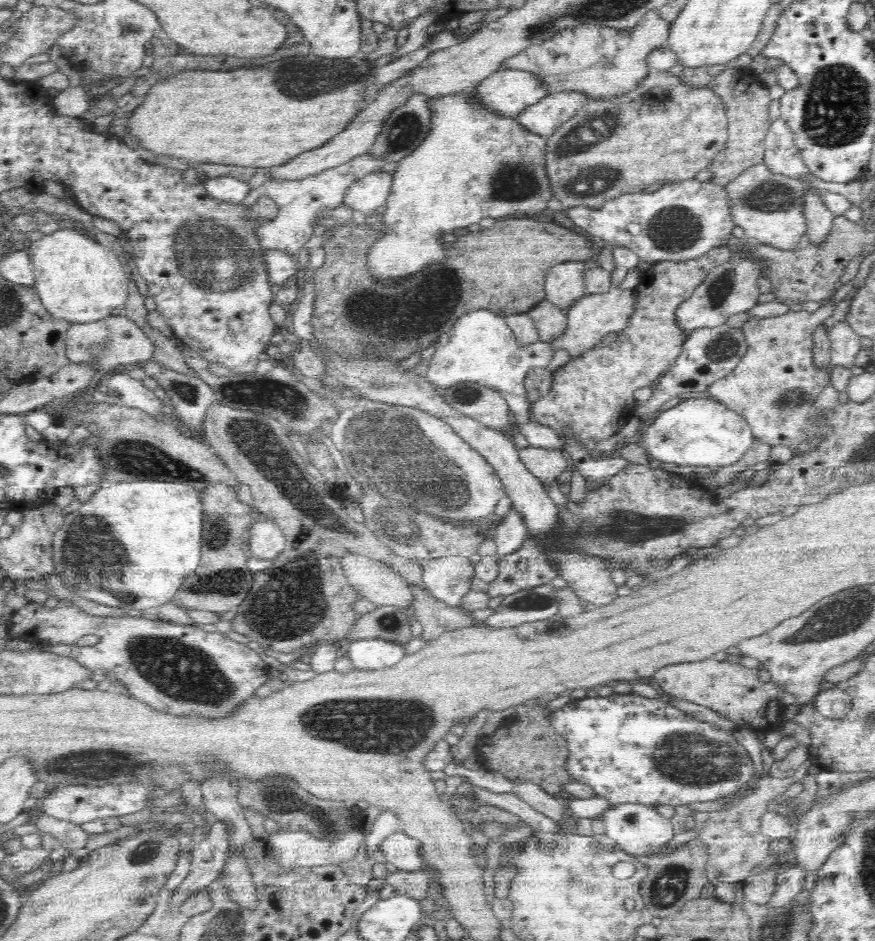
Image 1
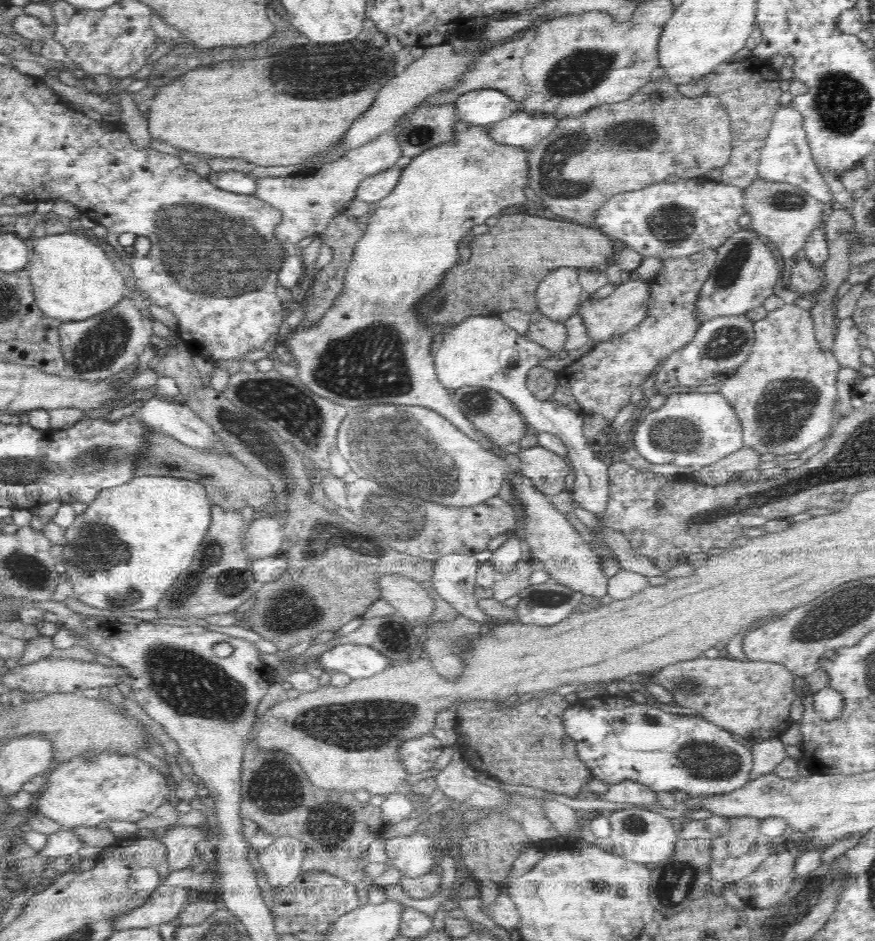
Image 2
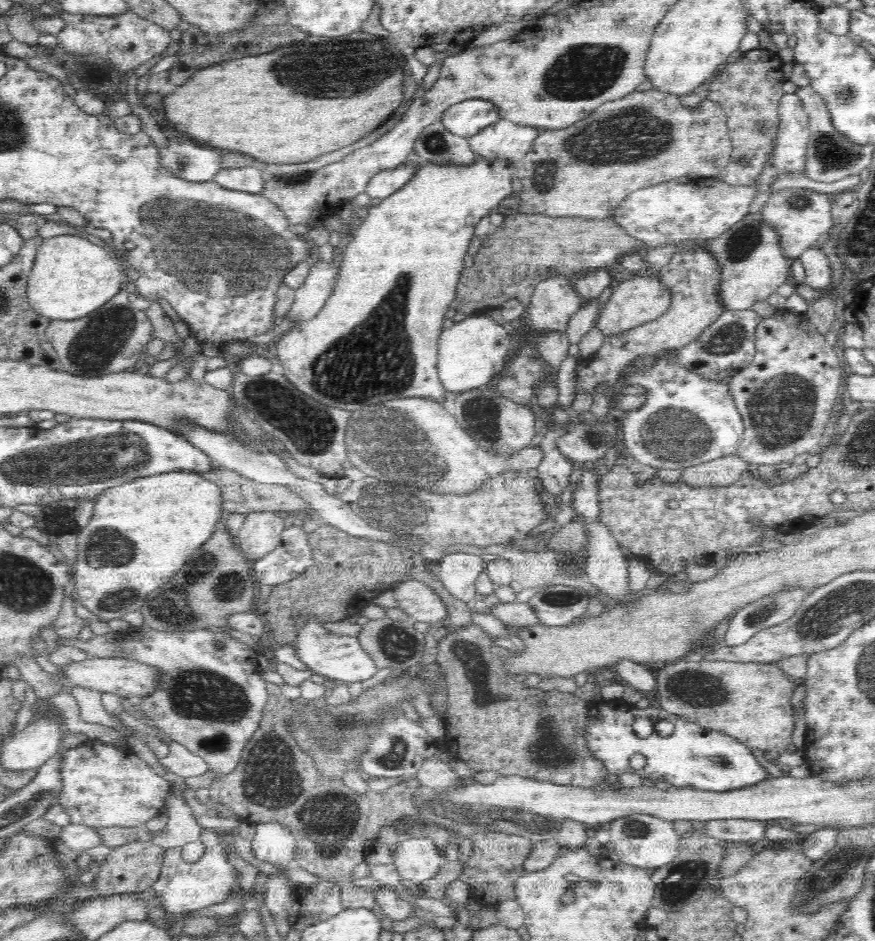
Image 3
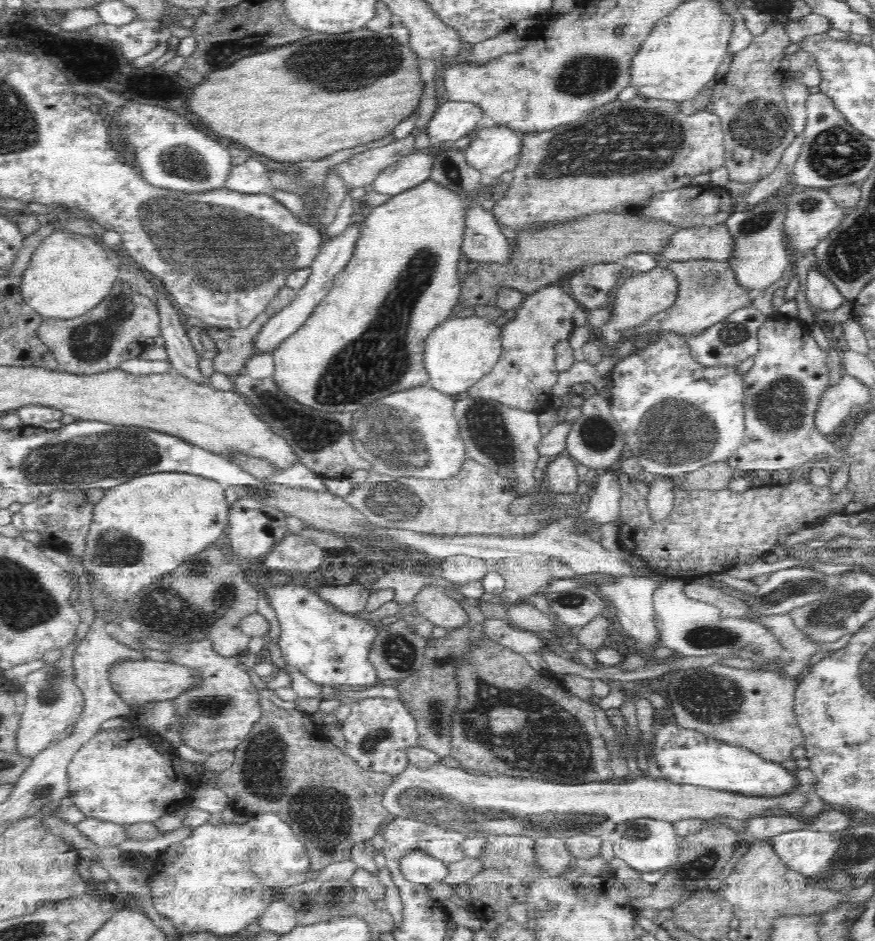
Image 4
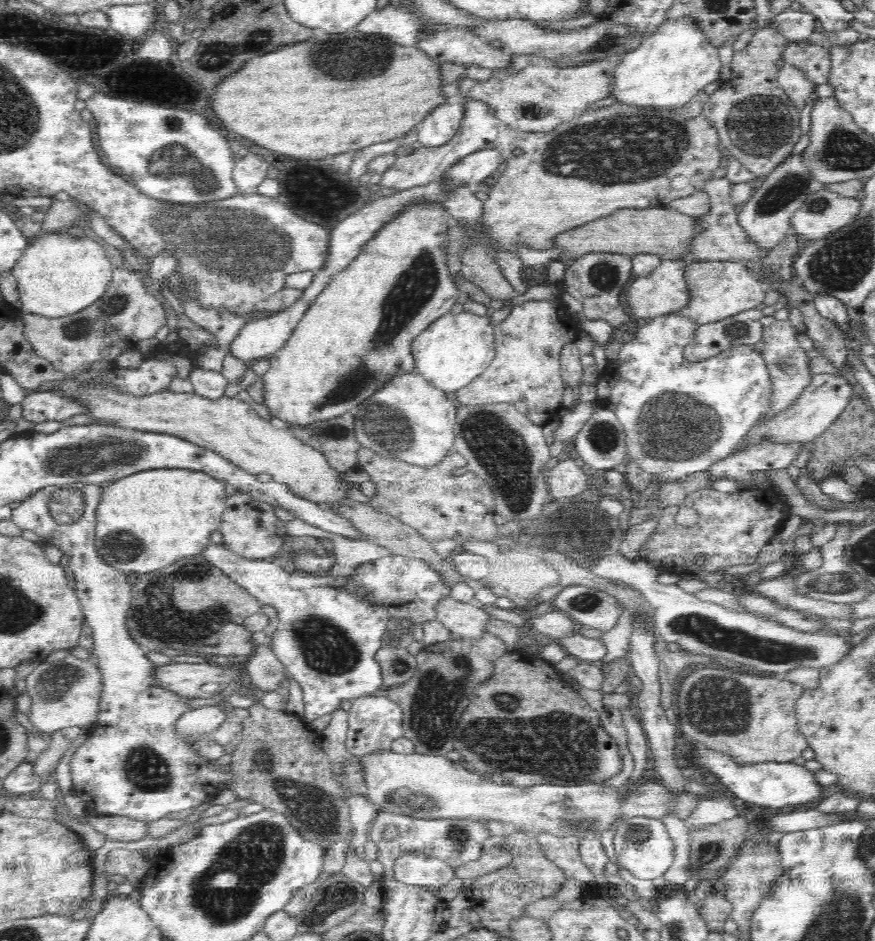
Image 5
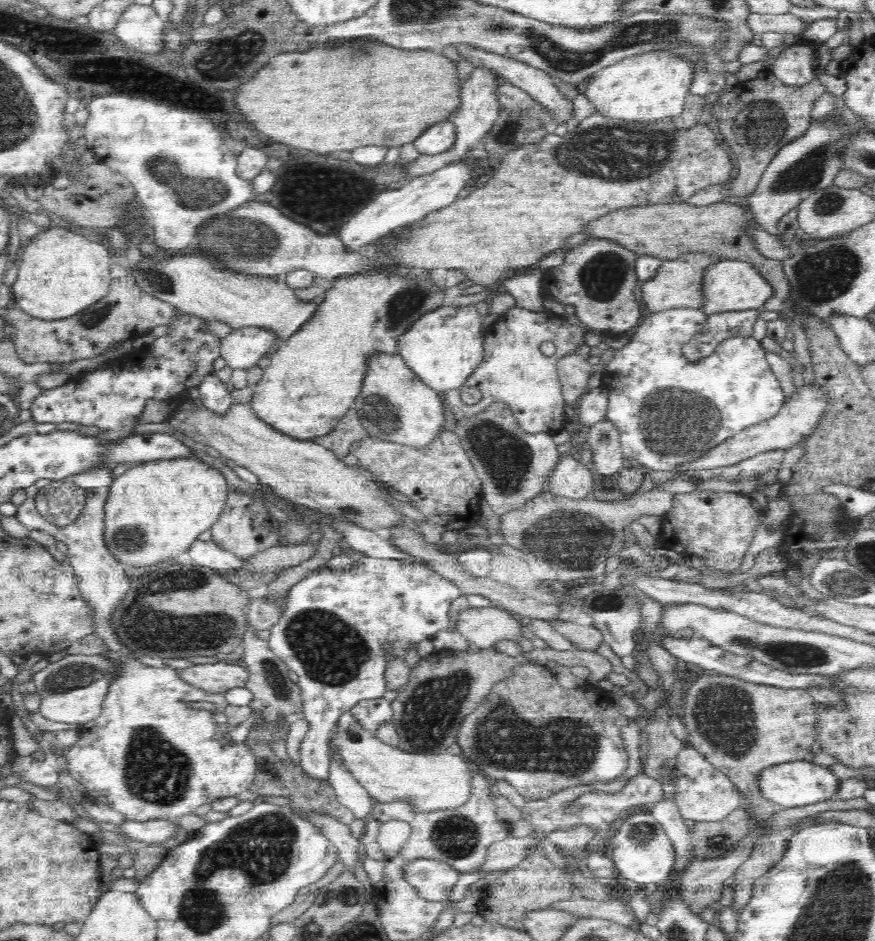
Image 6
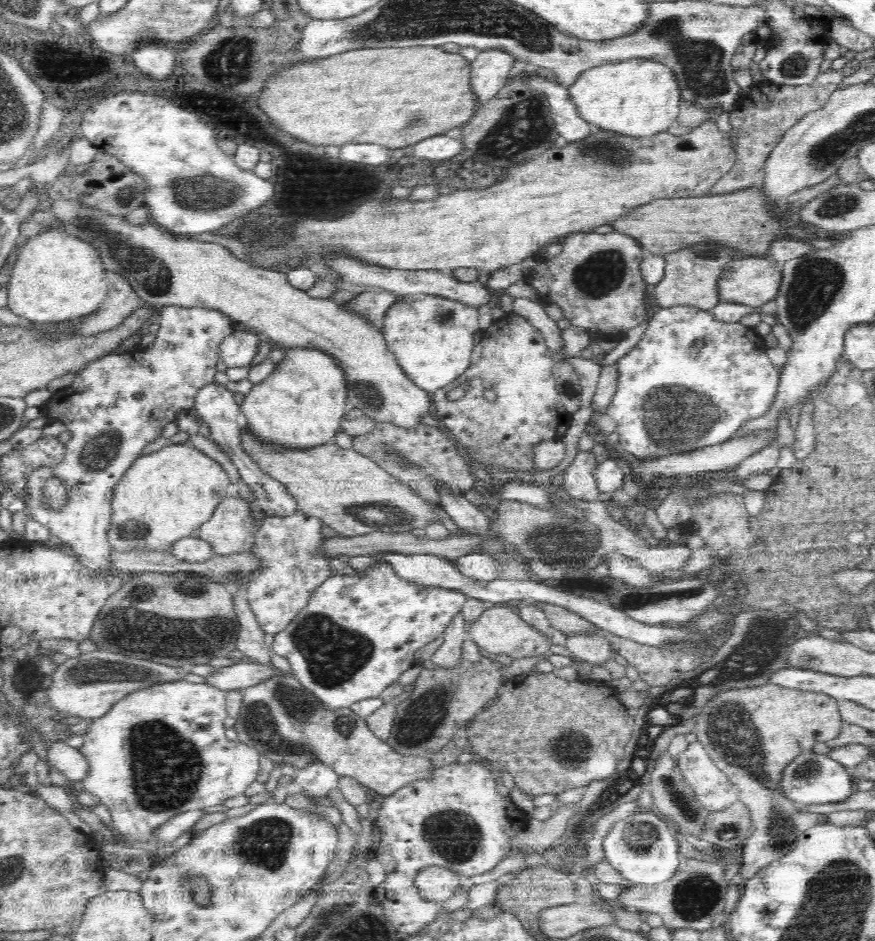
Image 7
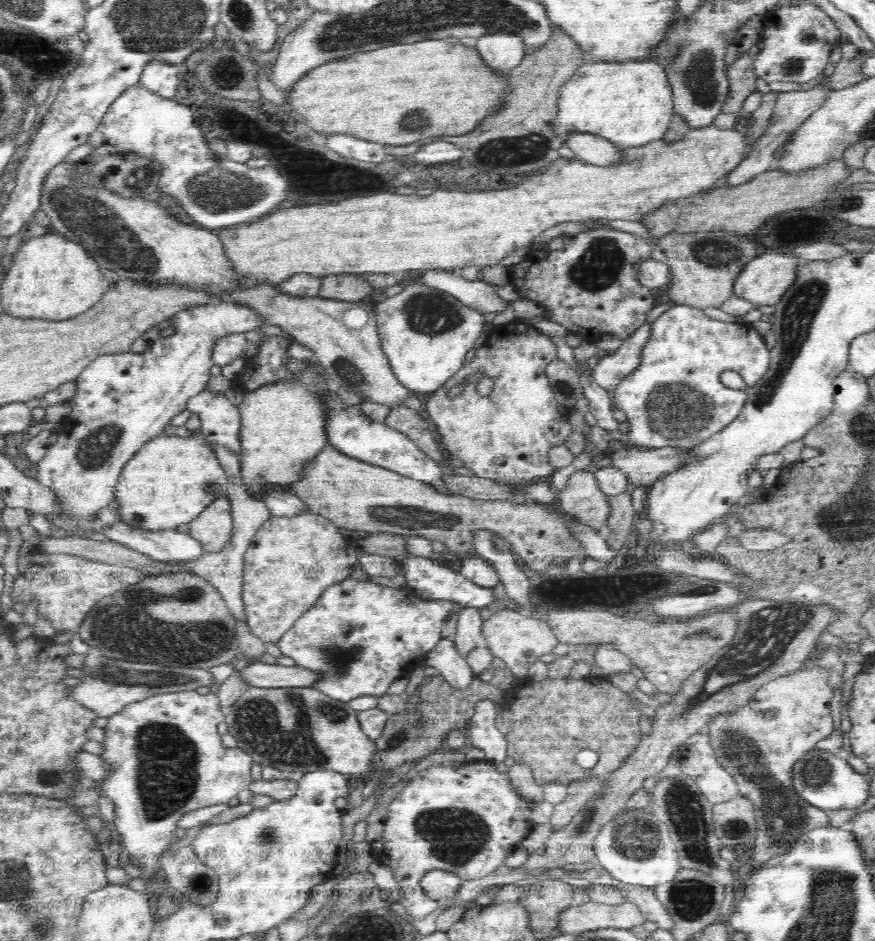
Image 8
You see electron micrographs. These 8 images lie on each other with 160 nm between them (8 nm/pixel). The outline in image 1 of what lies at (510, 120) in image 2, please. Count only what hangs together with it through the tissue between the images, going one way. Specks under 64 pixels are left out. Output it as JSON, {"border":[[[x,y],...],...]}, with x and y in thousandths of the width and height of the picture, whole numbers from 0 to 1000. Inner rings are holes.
{"border":[[[627,100],[617,108],[599,116],[590,126],[599,138],[627,146],[641,132],[656,125],[661,117],[673,107],[674,103],[670,100]]]}

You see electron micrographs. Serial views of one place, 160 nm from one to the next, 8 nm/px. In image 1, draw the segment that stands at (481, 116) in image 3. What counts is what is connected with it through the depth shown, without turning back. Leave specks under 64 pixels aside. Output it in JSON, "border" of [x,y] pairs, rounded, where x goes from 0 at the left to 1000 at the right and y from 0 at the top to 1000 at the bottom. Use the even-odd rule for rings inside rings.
{"border":[[[571,74],[544,91],[541,98],[542,109],[574,124],[590,126],[599,116],[627,102],[627,92],[606,77]]]}

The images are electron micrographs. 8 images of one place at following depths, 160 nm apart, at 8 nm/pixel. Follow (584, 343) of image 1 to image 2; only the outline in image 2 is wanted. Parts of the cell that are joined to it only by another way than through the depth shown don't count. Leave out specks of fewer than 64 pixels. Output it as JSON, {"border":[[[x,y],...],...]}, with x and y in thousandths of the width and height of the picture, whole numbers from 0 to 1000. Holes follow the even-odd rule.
{"border":[[[714,295],[713,300],[697,315],[687,318],[669,316],[658,333],[666,338],[666,345],[670,348],[671,356],[678,363],[697,362],[698,358],[722,351],[739,337],[739,321],[742,320],[743,309],[742,299],[734,296],[718,298]]]}

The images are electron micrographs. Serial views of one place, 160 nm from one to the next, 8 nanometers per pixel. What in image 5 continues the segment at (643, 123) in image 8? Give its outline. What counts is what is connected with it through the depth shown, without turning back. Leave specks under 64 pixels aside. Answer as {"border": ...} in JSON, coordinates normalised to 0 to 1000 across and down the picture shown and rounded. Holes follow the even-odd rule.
{"border":[[[791,19],[762,20],[729,51],[715,55],[702,74],[698,102],[726,114],[775,116],[811,88],[823,85],[823,61],[802,29]]]}

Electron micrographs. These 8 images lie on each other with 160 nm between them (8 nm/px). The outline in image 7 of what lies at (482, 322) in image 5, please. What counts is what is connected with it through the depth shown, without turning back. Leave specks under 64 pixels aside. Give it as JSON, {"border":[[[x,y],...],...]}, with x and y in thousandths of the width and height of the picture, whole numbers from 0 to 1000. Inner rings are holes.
{"border":[[[482,311],[446,325],[439,334],[435,352],[465,401],[489,417],[522,406],[537,389],[539,372],[550,355],[546,327]]]}

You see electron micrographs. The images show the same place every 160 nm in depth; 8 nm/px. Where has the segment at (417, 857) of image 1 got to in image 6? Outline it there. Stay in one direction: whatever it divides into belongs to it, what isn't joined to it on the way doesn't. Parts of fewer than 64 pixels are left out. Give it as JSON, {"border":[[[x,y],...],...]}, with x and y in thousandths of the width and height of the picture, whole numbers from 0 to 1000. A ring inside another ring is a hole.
{"border":[[[477,912],[461,920],[464,937],[478,944],[485,956],[513,956],[526,928],[512,917],[496,913]]]}

